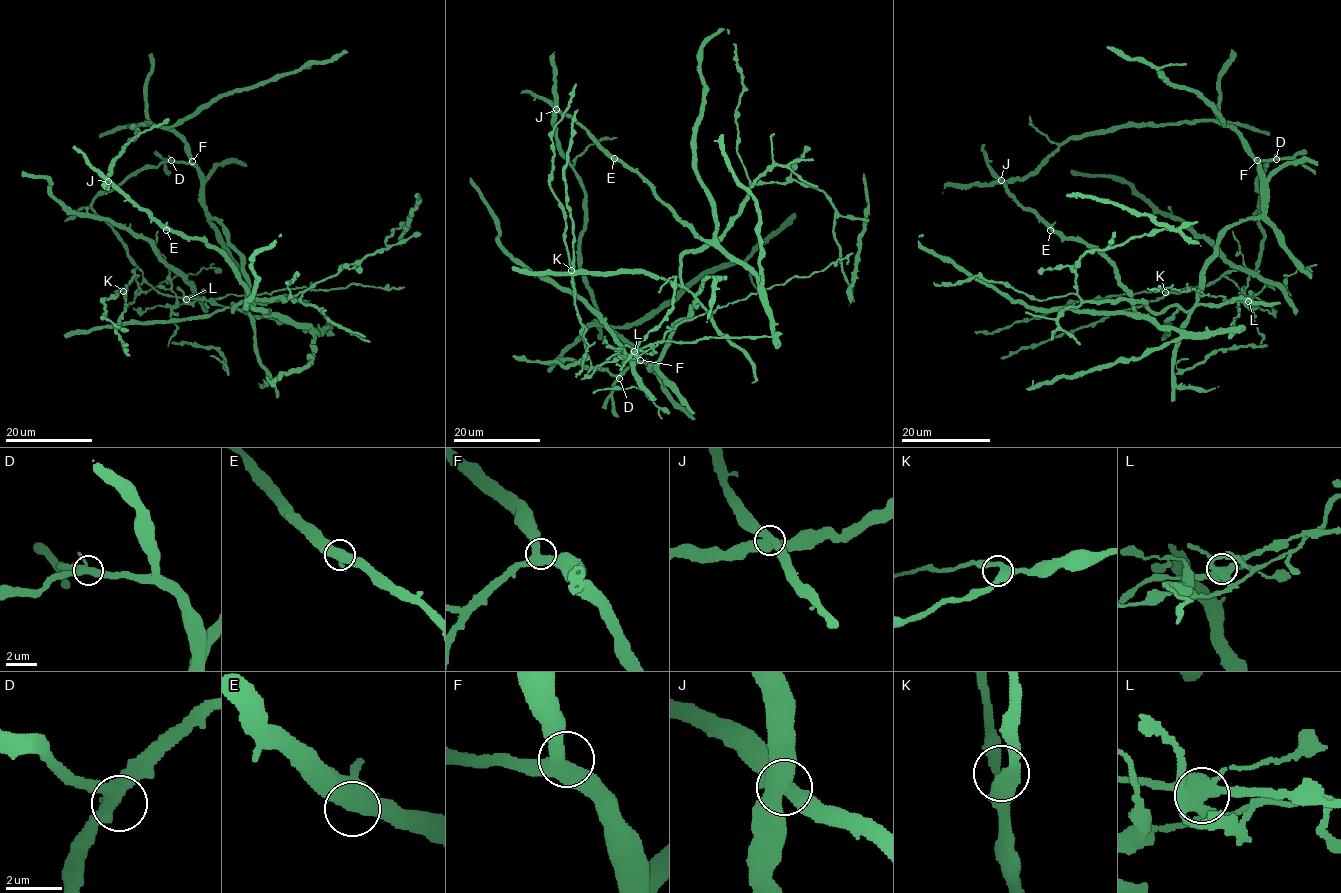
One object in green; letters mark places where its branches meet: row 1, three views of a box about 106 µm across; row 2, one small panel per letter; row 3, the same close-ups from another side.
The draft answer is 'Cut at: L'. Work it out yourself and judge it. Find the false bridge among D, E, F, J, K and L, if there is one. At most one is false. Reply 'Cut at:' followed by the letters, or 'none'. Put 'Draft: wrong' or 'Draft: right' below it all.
Cut at: L
Draft: right

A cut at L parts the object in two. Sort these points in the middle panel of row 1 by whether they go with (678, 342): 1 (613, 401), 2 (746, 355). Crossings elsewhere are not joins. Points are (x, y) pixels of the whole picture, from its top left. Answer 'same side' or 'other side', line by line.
1: other side
2: other side

